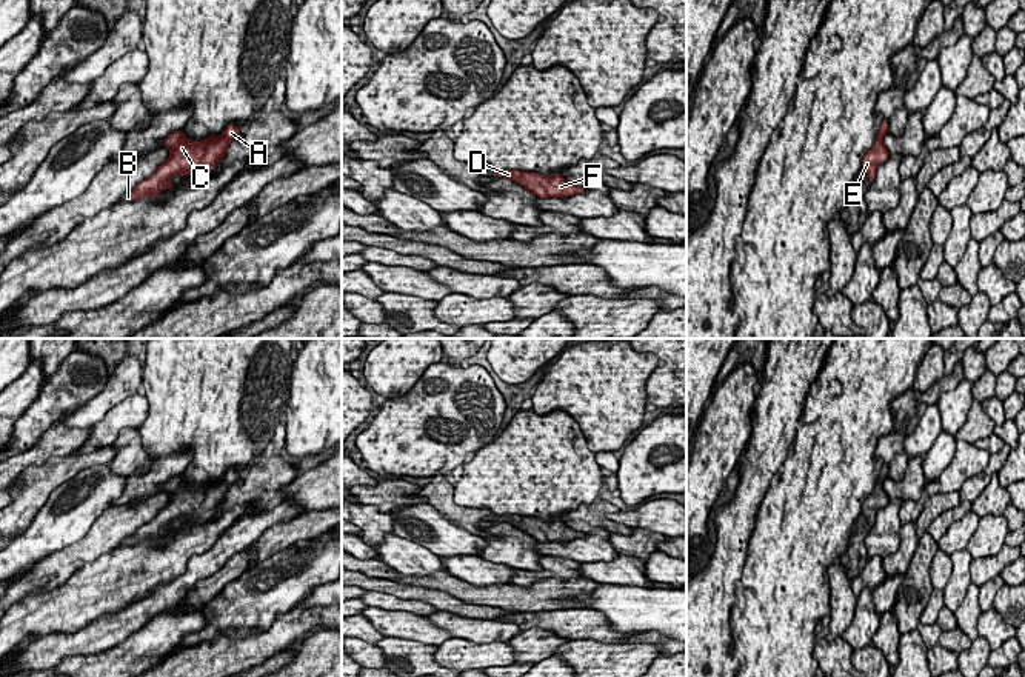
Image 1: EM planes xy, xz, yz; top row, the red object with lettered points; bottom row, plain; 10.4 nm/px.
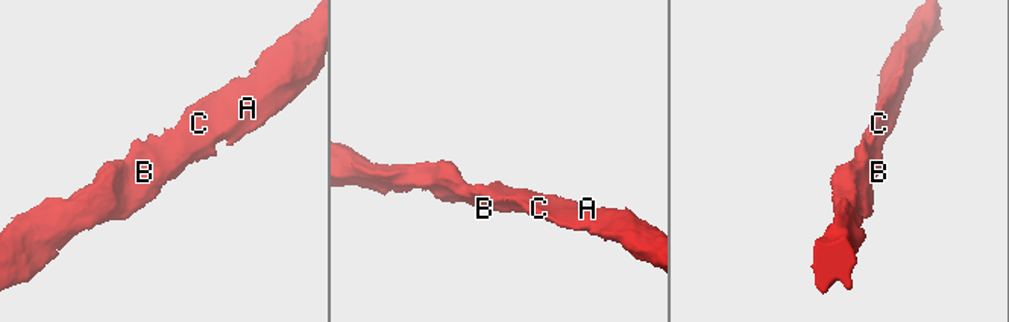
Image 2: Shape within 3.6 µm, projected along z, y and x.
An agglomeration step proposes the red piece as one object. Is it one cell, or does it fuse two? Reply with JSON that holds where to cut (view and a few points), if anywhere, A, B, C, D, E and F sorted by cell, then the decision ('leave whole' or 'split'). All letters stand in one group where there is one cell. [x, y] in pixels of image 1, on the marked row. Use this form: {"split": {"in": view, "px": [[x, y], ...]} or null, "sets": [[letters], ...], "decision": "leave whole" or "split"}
{"split": null, "sets": [["A", "B", "C", "D", "E", "F"]], "decision": "leave whole"}

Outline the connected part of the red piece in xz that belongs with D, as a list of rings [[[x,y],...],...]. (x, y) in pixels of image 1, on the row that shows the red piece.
[[[494,171],[494,177],[505,177],[540,198],[545,197],[565,197],[585,192],[585,188],[574,186],[566,182],[559,174],[549,174],[548,177],[542,177],[539,172],[526,172],[526,171]]]

